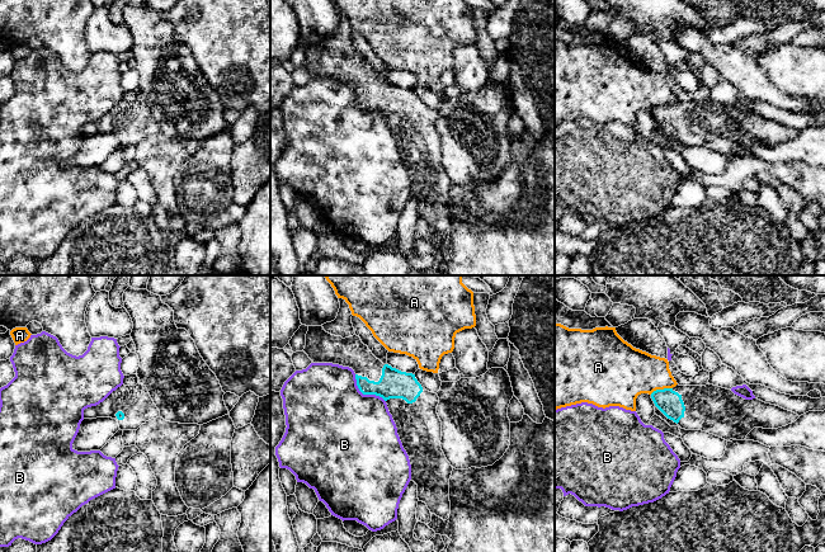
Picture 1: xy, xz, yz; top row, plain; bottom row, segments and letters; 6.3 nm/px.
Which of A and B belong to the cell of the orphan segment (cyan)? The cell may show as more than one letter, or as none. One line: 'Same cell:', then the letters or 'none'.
Same cell: none

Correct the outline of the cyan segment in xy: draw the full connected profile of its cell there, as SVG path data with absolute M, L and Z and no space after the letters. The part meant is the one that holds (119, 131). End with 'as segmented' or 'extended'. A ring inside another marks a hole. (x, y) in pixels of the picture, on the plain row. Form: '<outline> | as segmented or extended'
M122 100L103 118L84 126L84 135L112 133L118 137L121 146L137 146L151 135L160 133L146 102Z | extended

